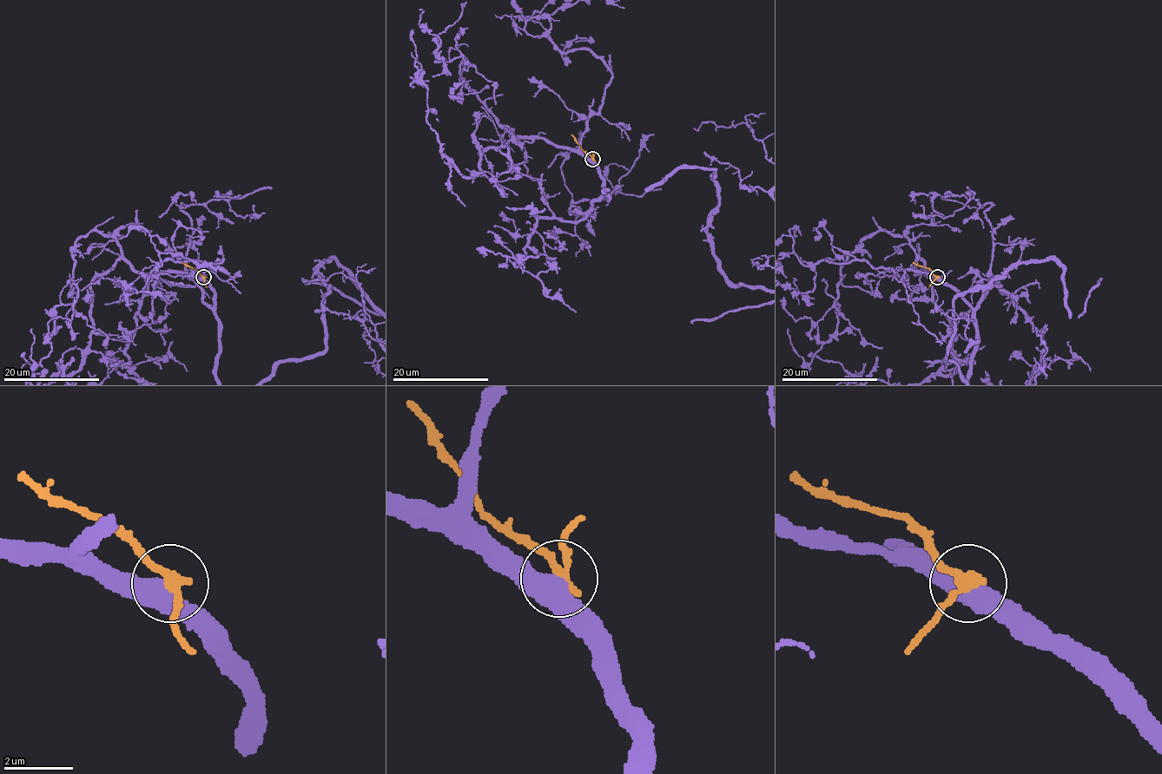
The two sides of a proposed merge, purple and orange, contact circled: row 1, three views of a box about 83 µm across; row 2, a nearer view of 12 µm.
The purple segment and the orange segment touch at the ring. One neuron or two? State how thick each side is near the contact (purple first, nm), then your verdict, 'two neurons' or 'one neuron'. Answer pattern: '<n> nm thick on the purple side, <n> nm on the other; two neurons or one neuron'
500 nm thick on the purple side, 300 nm on the other; two neurons

